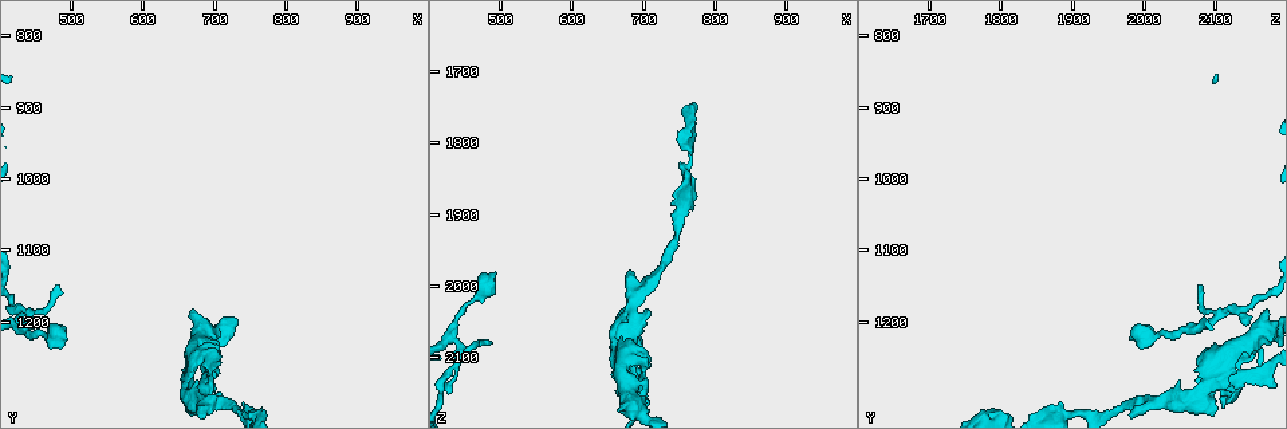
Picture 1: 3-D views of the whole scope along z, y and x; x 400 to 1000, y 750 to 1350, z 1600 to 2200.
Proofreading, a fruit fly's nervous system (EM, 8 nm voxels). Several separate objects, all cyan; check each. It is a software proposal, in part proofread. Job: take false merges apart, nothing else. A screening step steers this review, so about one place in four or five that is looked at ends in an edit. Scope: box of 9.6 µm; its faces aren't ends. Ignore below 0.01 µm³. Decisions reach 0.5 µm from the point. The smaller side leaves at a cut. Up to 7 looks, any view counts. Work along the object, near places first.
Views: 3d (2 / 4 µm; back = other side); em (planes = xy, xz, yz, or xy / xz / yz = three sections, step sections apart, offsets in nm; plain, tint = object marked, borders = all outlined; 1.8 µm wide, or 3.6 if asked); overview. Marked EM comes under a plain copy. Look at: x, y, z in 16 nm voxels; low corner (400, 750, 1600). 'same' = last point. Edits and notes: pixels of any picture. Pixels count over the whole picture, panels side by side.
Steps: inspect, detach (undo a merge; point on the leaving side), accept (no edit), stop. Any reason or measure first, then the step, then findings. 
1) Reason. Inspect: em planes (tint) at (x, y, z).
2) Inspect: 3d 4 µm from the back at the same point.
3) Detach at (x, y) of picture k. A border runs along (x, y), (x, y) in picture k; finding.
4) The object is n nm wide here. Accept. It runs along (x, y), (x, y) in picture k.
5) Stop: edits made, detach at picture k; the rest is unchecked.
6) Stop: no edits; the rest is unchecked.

Touches itself. Inspect: em 3.6 µm planes (tint) at (675, 1220, 2150).

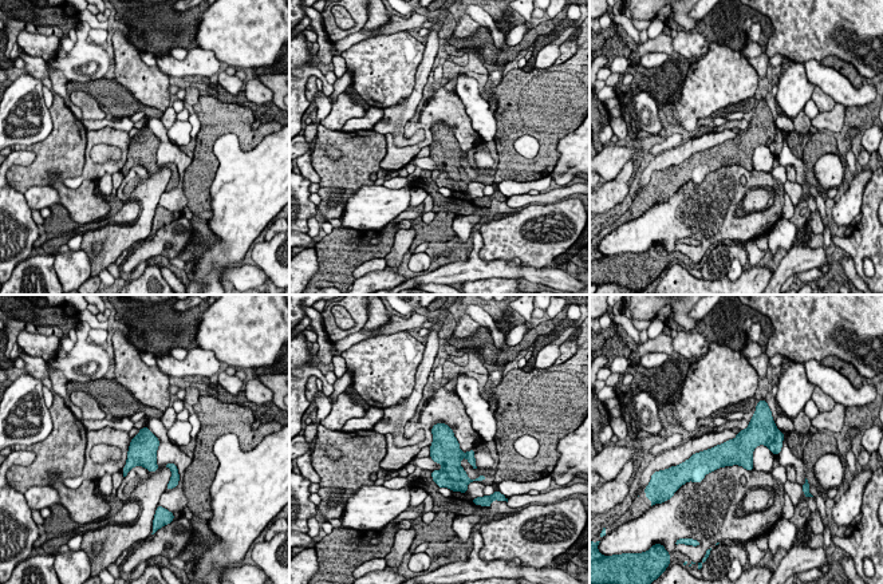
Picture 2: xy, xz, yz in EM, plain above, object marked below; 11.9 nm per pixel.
Accept. It runs along (779, 444), (748, 440), (736, 452), (704, 457) in picture 2; continuous, no second cell.

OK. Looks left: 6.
Sudden change in width. Inspect: 3d 4 µm at (675, 1310, 2070).

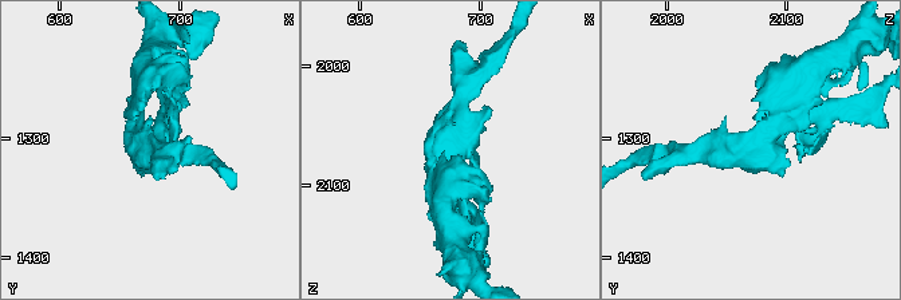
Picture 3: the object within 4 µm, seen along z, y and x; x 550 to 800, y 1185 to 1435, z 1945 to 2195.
Shape alone is not enough. Inspect: em planes (tint) at (672, 1312, 2072).

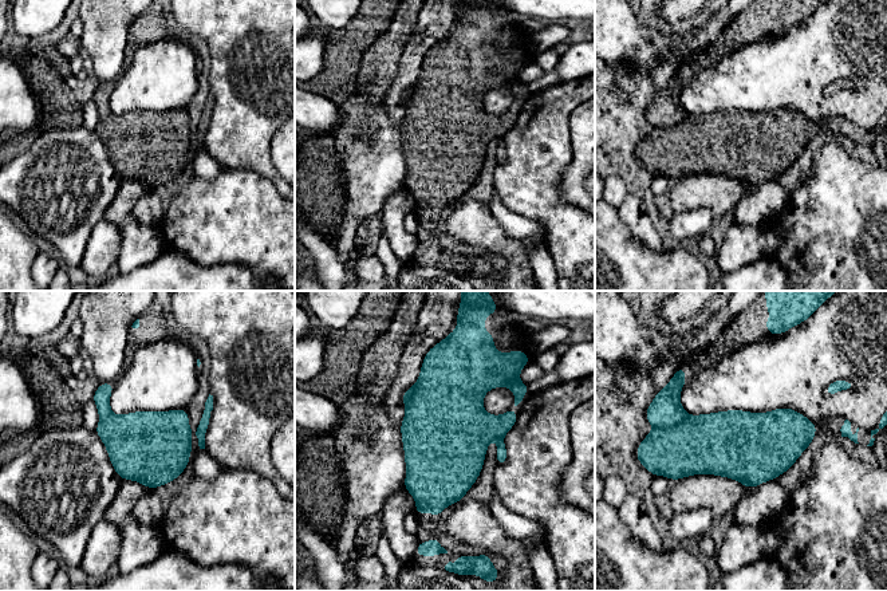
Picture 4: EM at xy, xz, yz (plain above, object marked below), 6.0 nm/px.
The object is 420 nm wide here. Detach at (701, 444) of picture 4. Two cells meet here.

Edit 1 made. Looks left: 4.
A narrow waist. Inspect: 3d 2 µm at (455, 1215, 2025).

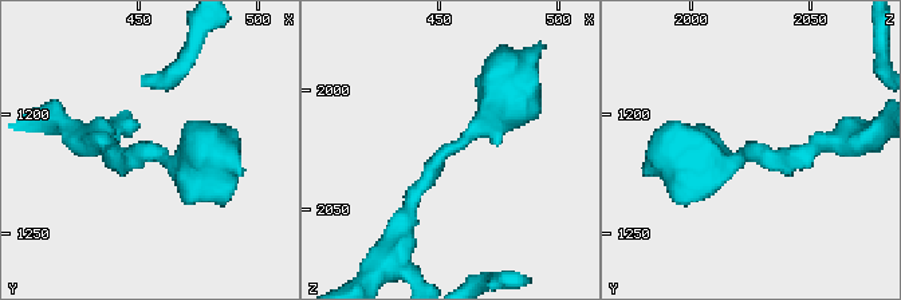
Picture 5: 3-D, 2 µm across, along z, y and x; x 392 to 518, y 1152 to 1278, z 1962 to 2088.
Now the EM. Inspect: em planes (tint) at (459, 1218, 2021).

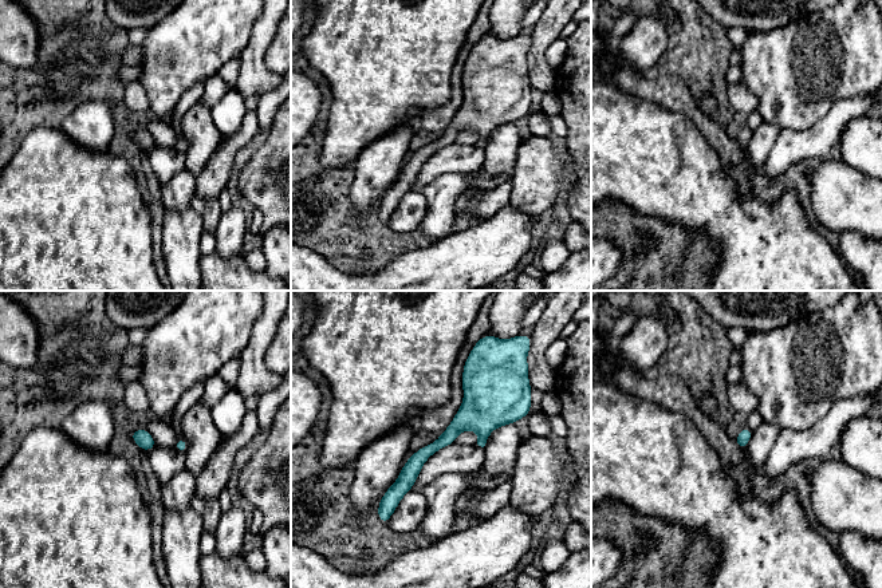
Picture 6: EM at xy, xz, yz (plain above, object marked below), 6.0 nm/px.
Accept. It runs along (469, 366), (472, 410), (390, 502) in picture 6; one cell here.

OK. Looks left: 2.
Stop: edits made, detach at picture 4; the rest is unchecked.

